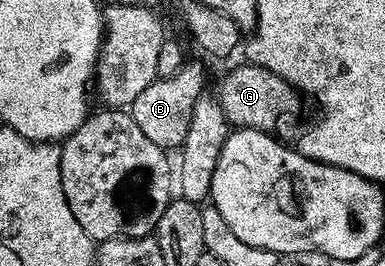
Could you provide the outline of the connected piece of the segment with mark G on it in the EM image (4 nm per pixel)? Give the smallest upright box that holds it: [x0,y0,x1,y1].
[218,65,300,132]

